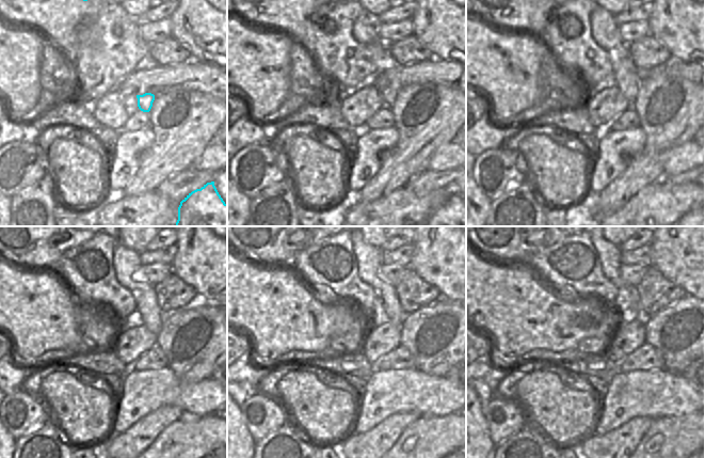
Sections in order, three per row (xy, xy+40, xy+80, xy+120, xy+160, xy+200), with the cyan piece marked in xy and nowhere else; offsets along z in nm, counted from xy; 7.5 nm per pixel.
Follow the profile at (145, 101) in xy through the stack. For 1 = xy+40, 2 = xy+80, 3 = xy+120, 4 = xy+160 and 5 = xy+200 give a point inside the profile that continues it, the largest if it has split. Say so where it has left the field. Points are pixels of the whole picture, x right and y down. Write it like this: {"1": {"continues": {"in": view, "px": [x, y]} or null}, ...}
{"1": {"continues": {"in": "xy+40", "px": [383, 85]}}, "2": {"continues": {"in": "xy+80", "px": [625, 72]}}, "3": {"continues": {"in": "xy+120", "px": [146, 304]}}, "4": {"continues": {"in": "xy+160", "px": [395, 314]}}, "5": {"continues": {"in": "xy+200", "px": [631, 289]}}}

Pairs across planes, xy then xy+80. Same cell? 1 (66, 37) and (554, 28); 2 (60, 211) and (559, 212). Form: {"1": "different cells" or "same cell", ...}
{"1": "different cells", "2": "same cell"}

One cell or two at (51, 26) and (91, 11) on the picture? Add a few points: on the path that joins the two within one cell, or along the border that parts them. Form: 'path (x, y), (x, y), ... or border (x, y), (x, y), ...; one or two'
path (61, 16), (66, 11), (81, 11); one

